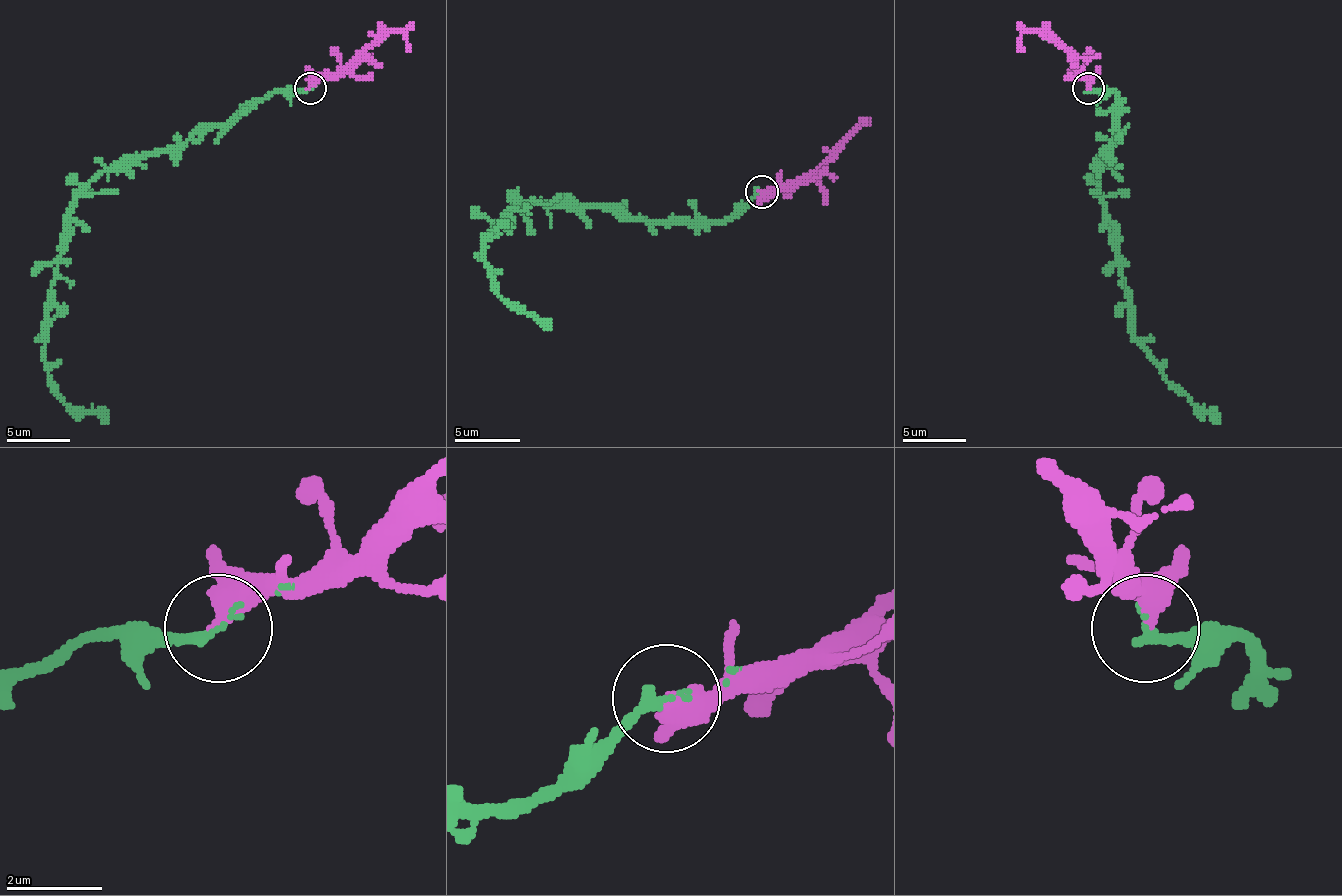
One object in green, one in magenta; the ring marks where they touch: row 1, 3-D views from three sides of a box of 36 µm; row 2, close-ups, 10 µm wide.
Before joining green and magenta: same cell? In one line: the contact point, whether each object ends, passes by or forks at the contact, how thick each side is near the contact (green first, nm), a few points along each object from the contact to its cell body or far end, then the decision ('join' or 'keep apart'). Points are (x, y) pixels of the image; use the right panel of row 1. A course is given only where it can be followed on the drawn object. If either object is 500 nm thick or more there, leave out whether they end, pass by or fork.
at (1088, 88); green ends there; magenta passes by; 240 nm thick on the green side, 360 nm on the other; green runs (1087, 89), (1115, 98), (1103, 199), (1131, 338), (1219, 423); magenta runs (1087, 89), (1084, 70), (1037, 32), (1024, 32), (1018, 51); join

